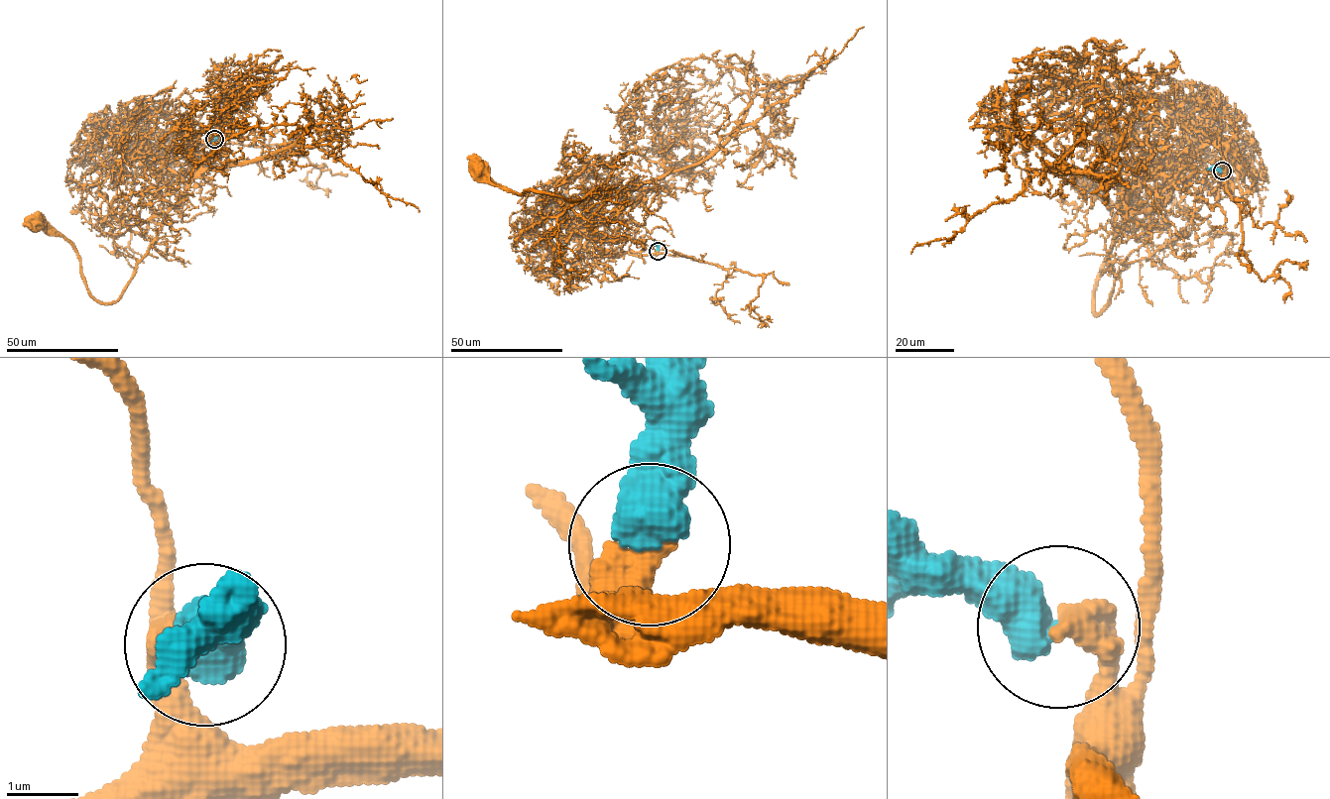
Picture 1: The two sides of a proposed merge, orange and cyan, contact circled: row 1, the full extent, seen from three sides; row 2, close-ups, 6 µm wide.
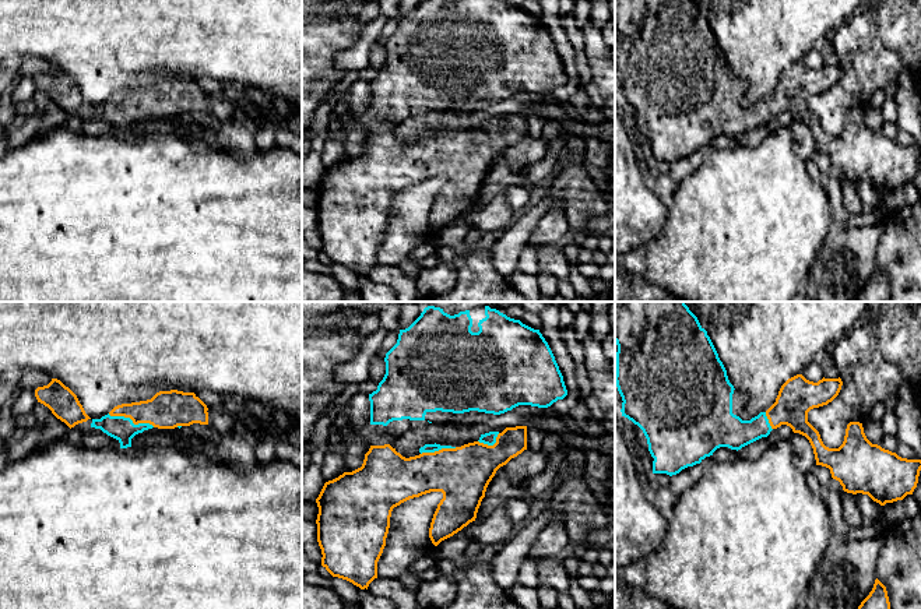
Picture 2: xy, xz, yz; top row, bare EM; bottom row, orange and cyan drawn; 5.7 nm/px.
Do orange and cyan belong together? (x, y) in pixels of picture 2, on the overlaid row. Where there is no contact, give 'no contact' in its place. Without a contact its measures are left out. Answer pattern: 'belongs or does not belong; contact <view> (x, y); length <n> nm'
belongs; contact xy (132, 419); length 280 nm

